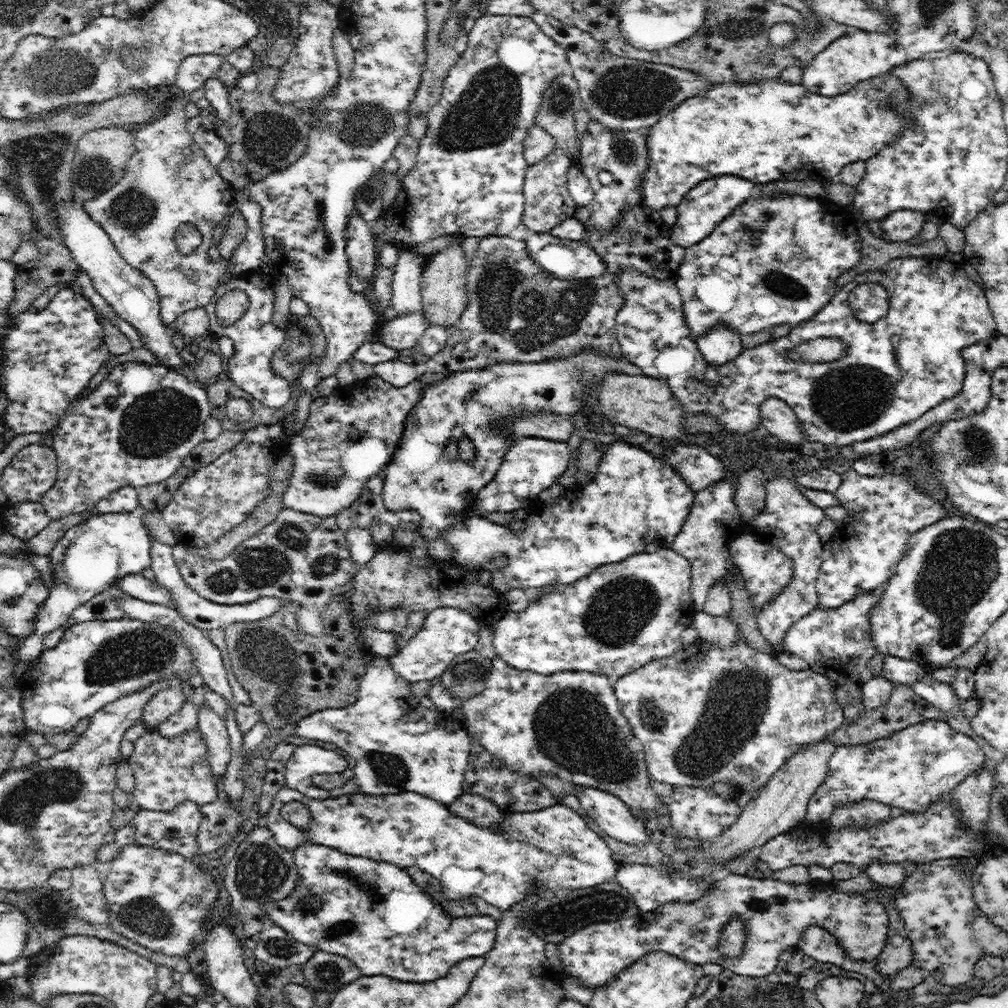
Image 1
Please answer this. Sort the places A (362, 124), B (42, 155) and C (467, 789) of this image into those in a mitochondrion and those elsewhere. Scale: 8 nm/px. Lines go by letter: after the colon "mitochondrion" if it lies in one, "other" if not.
A: mitochondrion
B: mitochondrion
C: other

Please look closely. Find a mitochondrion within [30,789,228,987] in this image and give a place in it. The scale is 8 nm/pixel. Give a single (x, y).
(145, 916)

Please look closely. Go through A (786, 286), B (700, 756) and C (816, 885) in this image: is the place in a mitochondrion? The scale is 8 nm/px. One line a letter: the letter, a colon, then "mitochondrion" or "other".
A: mitochondrion
B: mitochondrion
C: other

